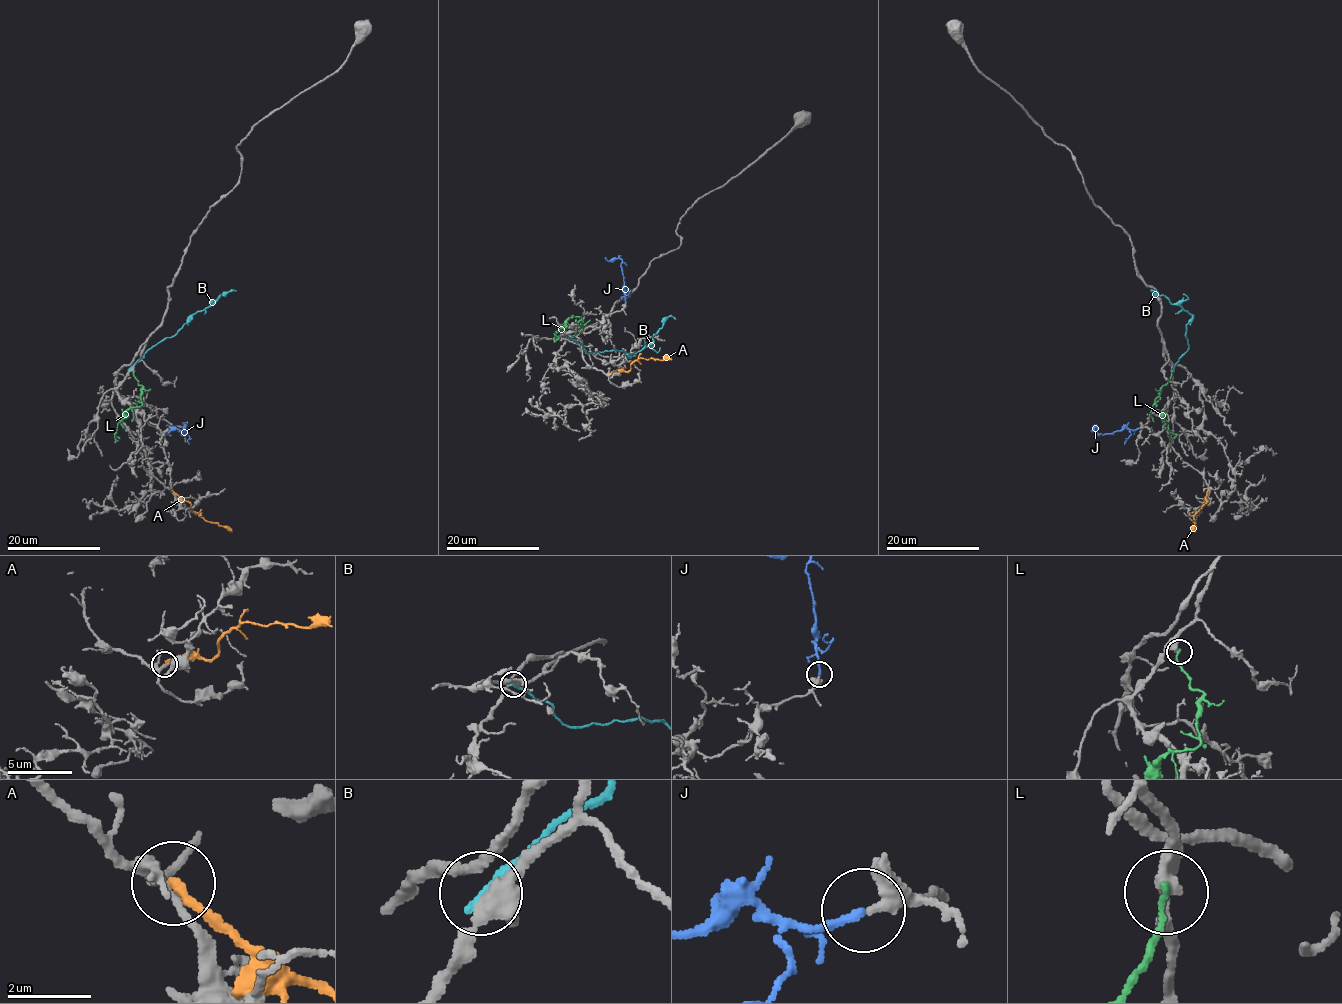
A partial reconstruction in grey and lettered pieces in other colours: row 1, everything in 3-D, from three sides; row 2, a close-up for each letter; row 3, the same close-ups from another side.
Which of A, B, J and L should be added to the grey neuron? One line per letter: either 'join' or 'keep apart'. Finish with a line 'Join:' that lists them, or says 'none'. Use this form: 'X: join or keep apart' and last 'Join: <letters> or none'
A: keep apart
B: keep apart
J: join
L: keep apart
Join: J

